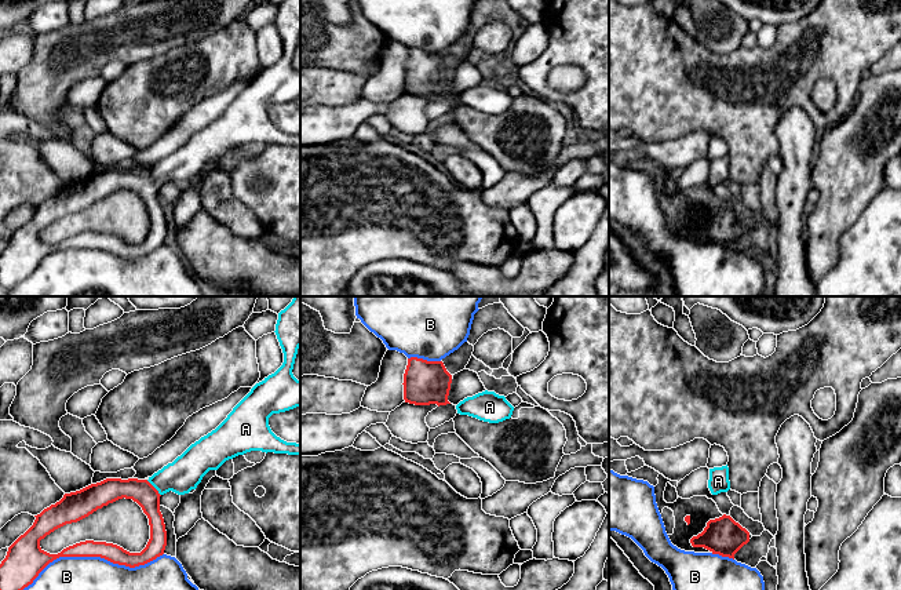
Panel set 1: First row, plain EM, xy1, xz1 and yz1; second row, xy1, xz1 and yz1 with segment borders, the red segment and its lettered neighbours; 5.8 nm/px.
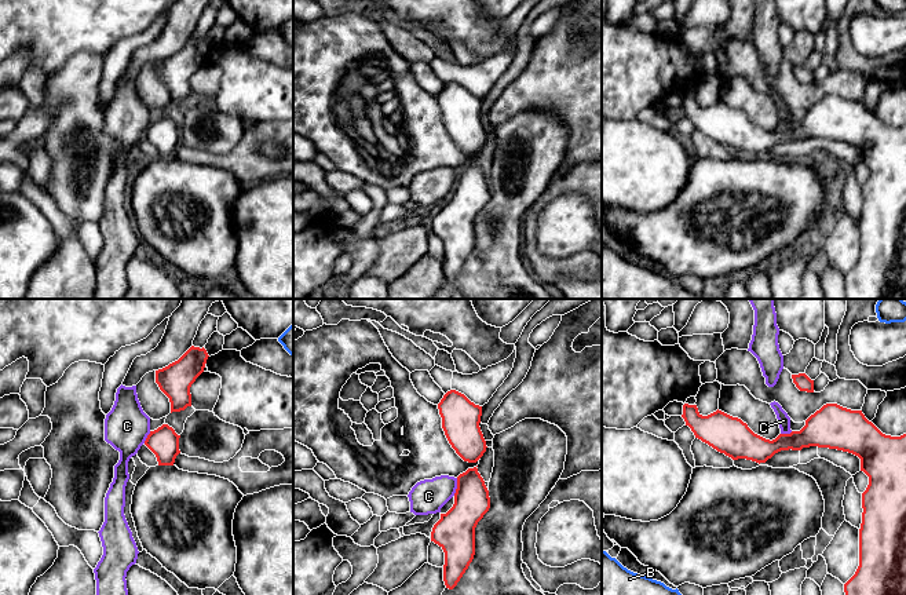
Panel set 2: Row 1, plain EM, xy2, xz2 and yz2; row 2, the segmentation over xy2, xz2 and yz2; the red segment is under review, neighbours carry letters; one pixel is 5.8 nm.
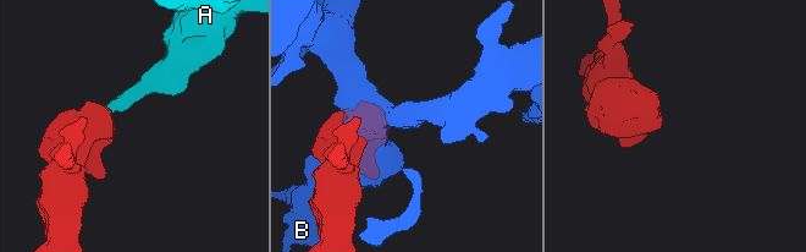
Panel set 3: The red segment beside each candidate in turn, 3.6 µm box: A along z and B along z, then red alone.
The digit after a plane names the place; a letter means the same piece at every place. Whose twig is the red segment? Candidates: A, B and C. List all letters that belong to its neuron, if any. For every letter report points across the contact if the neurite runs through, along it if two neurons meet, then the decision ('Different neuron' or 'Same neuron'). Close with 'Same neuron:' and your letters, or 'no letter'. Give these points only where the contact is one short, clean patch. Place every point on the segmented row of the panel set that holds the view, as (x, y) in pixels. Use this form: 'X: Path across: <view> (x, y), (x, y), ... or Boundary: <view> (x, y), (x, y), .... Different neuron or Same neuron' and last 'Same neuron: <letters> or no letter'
A: Path across: xy1 (141, 491), (154, 488), (164, 480), (185, 473). Same neuron
B: Different neuron
C: Boundary: xz2 (457, 478), (453, 495). Different neuron
Same neuron: A

